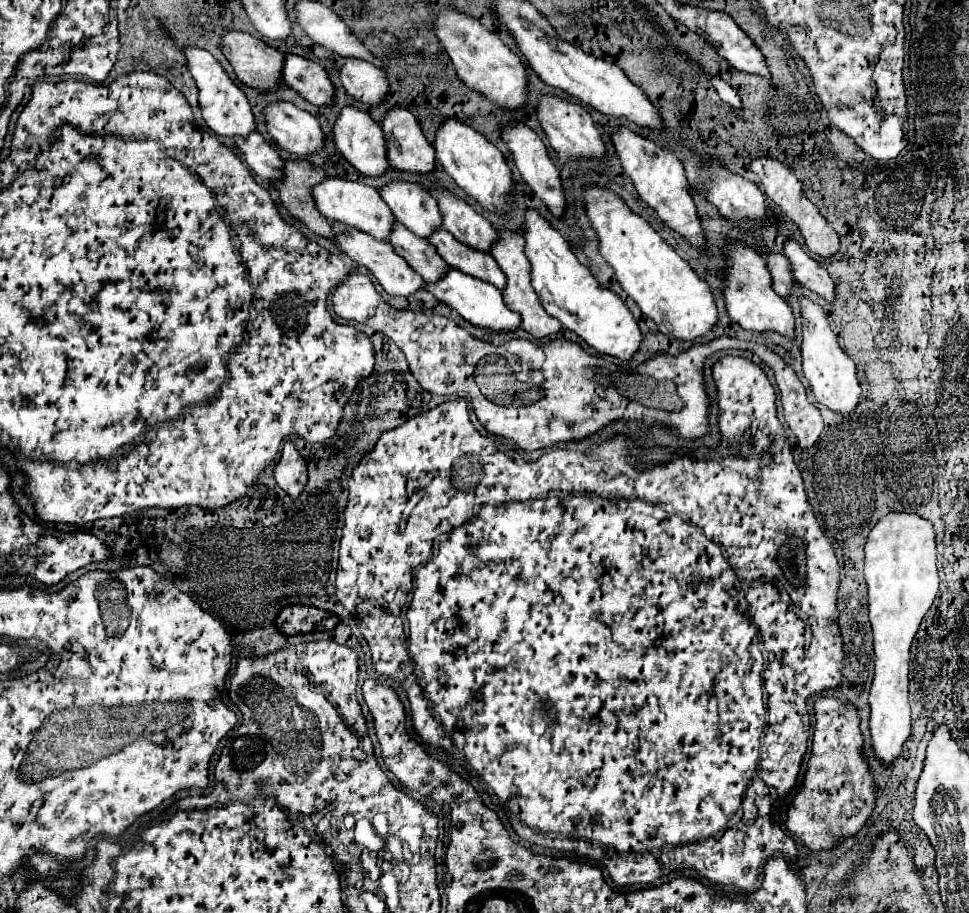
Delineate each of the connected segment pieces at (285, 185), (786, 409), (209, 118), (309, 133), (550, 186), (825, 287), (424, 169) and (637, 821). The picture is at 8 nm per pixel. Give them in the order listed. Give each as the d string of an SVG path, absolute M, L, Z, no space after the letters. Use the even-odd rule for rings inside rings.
M287 161L285 163L285 177L277 181L277 191L287 207L287 211L305 223L313 233L333 239L331 221L321 217L313 203L313 187L325 179L325 171L321 167L311 165L309 161Z
M761 345L761 361L765 361L765 365L771 367L777 379L783 415L787 417L787 425L795 433L799 447L813 447L823 431L823 419L819 409L807 401L805 387L795 375L795 371L765 345Z
M197 47L185 49L185 57L189 63L189 71L195 77L197 87L199 87L199 105L201 105L205 123L217 135L225 135L225 137L247 137L249 133L257 131L255 115L249 107L245 93L229 79L229 75L223 71L223 67L217 63L217 59L209 51L197 49Z
M275 103L269 105L265 109L265 117L267 117L267 131L269 135L277 141L277 145L297 157L305 157L311 153L317 153L323 149L325 145L325 135L317 123L317 119L313 115L309 115L307 111L297 109L293 103Z
M519 123L519 125L505 125L503 127L503 141L505 141L507 149L513 153L517 171L521 173L521 179L531 187L531 193L537 195L547 205L547 209L551 211L553 217L563 219L565 207L567 207L567 199L565 199L565 191L563 191L563 181L561 181L557 165L549 159L547 149L545 149L543 141L539 139L539 135L535 131L531 131L523 123Z
M789 239L785 243L783 253L793 263L795 277L805 289L821 295L827 303L835 301L835 283L833 283L831 275L827 273L827 269L817 259L807 255L793 239Z
M395 107L385 115L383 133L393 169L429 175L435 171L435 149L421 133L411 111Z
M723 357L713 367L713 379L719 391L721 445L717 449L701 447L695 453L681 453L667 465L657 465L647 471L637 471L631 465L629 441L625 437L615 437L607 443L593 445L587 453L549 451L537 463L509 461L505 463L503 469L495 471L493 463L483 461L483 435L469 421L469 409L463 399L437 405L435 409L405 421L397 429L385 431L381 439L377 441L375 449L361 459L361 463L353 471L353 477L349 479L349 505L345 509L345 529L343 529L343 539L340 543L335 596L343 603L347 611L357 612L356 619L361 623L362 635L367 639L373 653L375 671L391 675L405 687L410 701L410 711L413 711L413 725L417 733L433 747L443 747L445 751L453 755L457 755L457 749L465 753L469 765L483 777L483 781L495 791L495 795L505 805L509 803L511 813L517 815L517 819L514 818L511 822L519 836L523 838L523 833L541 835L541 839L551 839L549 843L559 841L559 839L588 840L595 845L609 845L617 853L655 851L655 849L661 849L663 845L675 845L675 843L693 845L691 851L685 851L685 863L679 865L681 875L691 875L699 879L701 884L721 883L721 885L733 885L747 890L747 887L755 885L759 867L773 853L785 851L785 855L795 861L795 843L791 843L793 837L783 833L779 825L779 807L775 805L775 799L783 799L783 795L791 791L797 781L799 765L807 749L811 727L807 712L807 697L813 695L815 691L837 687L841 681L841 667L843 667L845 655L841 649L839 627L835 625L839 563L835 559L833 547L823 535L807 503L801 473L791 457L785 431L777 419L775 389L769 383L767 375L753 361L747 361L743 357ZM731 449L739 453L745 453L741 449L747 449L753 455L731 457ZM407 479L419 481L417 491L421 491L423 498L419 499L407 519L405 531L401 531L403 509L409 501ZM671 514L681 515L681 519L685 519L687 523L681 521L677 515ZM689 523L701 527L701 531L705 531L705 535L709 535L709 539L713 541L709 541L697 527L689 527ZM442 533L448 534L449 539L439 545L439 551L432 559L433 541ZM791 535L807 543L807 579L799 585L791 585L787 575L775 561L779 547ZM717 543L725 547L725 559L729 559L729 563L723 559ZM417 567L421 569L415 575L415 593L413 593L411 585L413 585L413 573ZM743 581L749 583L747 591L741 589ZM405 607L409 607L407 619L411 625L409 651L407 651L407 631L405 631ZM409 661L413 661L417 669L421 671L423 682L420 684L418 680L415 680L415 691L409 689L411 685L409 679L415 679L413 665ZM755 767L757 767L757 775L761 775L761 779L765 779L765 783L769 783L773 791L765 791L765 799L753 799L749 801L751 805L747 807L743 793L751 781Z

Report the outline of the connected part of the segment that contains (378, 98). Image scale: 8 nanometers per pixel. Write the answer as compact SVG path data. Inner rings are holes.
M345 59L339 77L347 95L357 99L359 103L367 107L377 107L385 103L385 97L389 93L389 81L381 67L375 67L367 61Z

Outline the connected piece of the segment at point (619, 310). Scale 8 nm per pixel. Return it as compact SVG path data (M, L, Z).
M527 211L525 253L531 261L531 279L543 309L559 319L565 329L577 333L597 353L629 363L641 345L637 319L615 291L597 283L589 267L579 263L571 245L537 211Z

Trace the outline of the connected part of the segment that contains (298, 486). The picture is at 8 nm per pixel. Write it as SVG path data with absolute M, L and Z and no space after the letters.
M285 443L281 459L273 469L277 485L291 497L299 497L307 483L307 463L293 443Z

